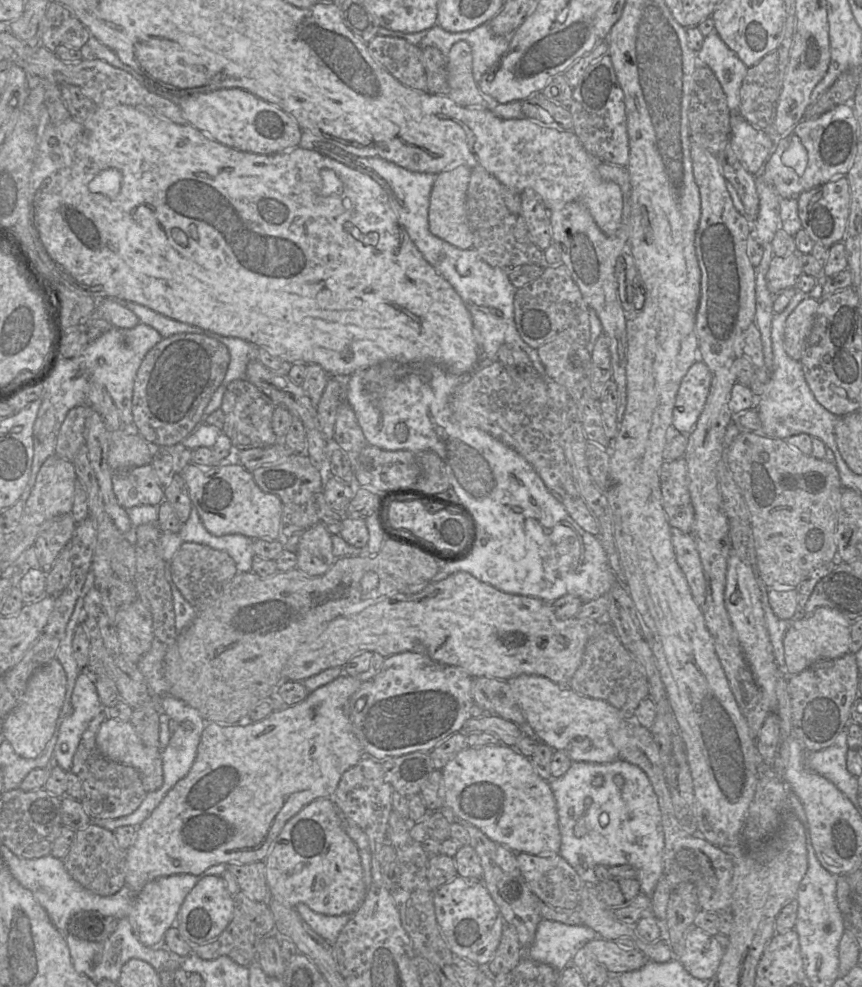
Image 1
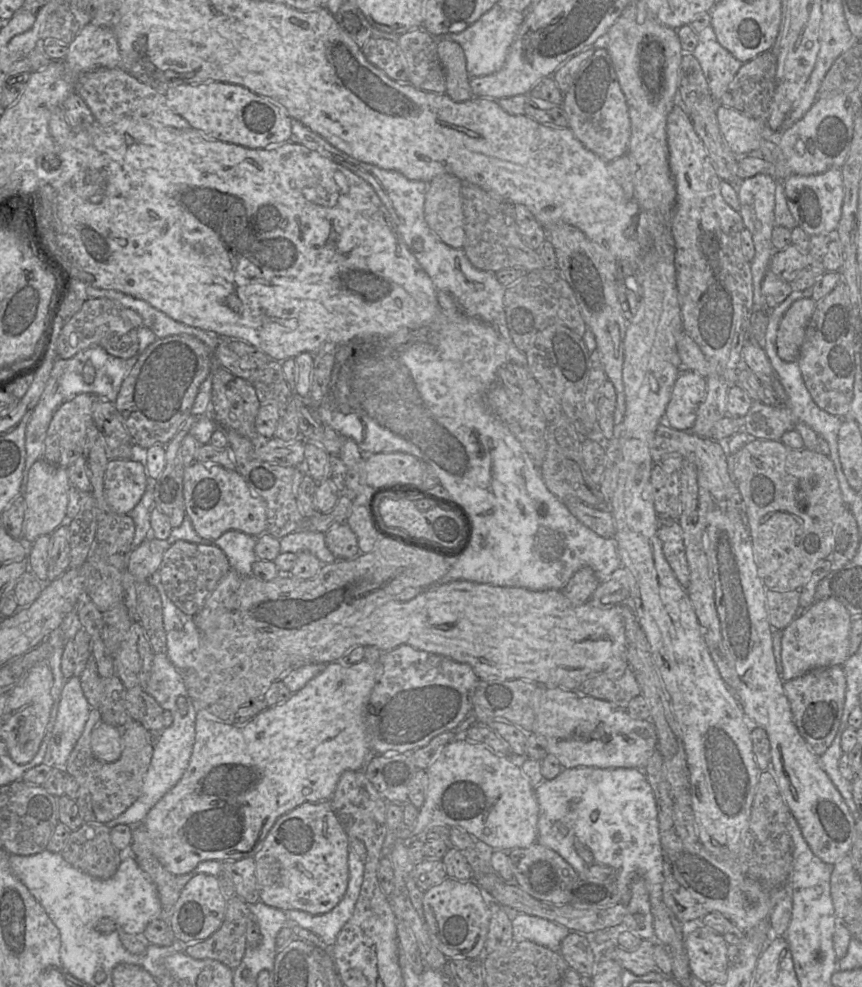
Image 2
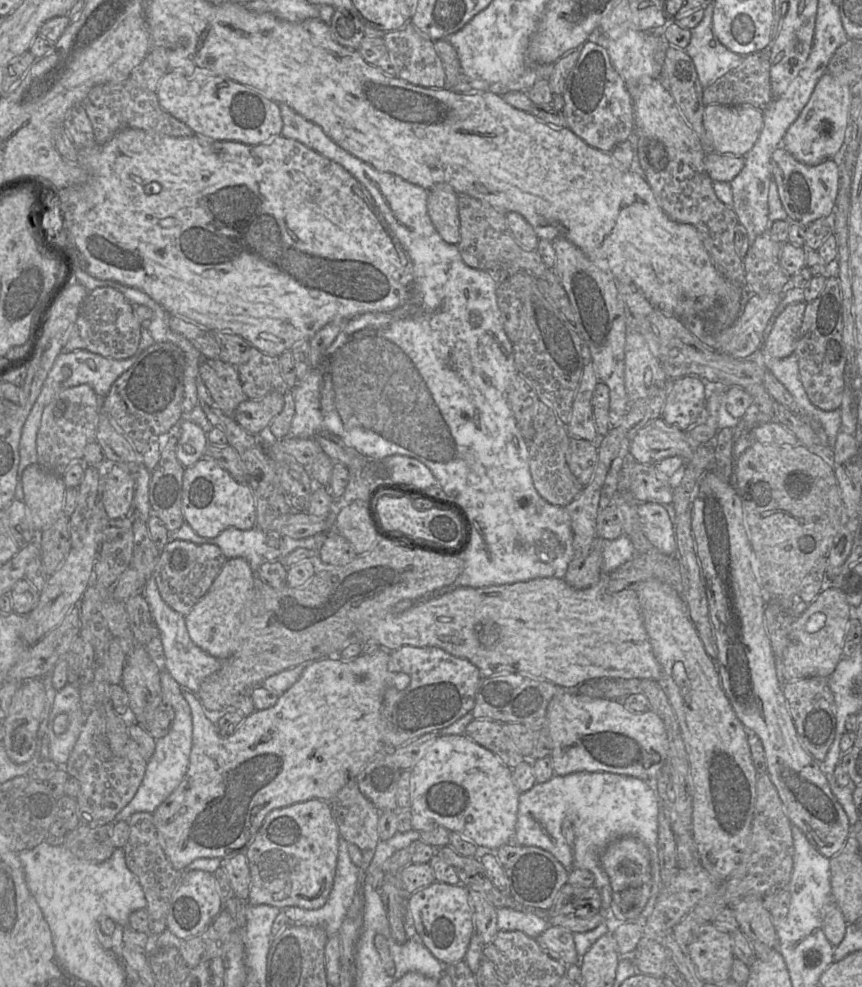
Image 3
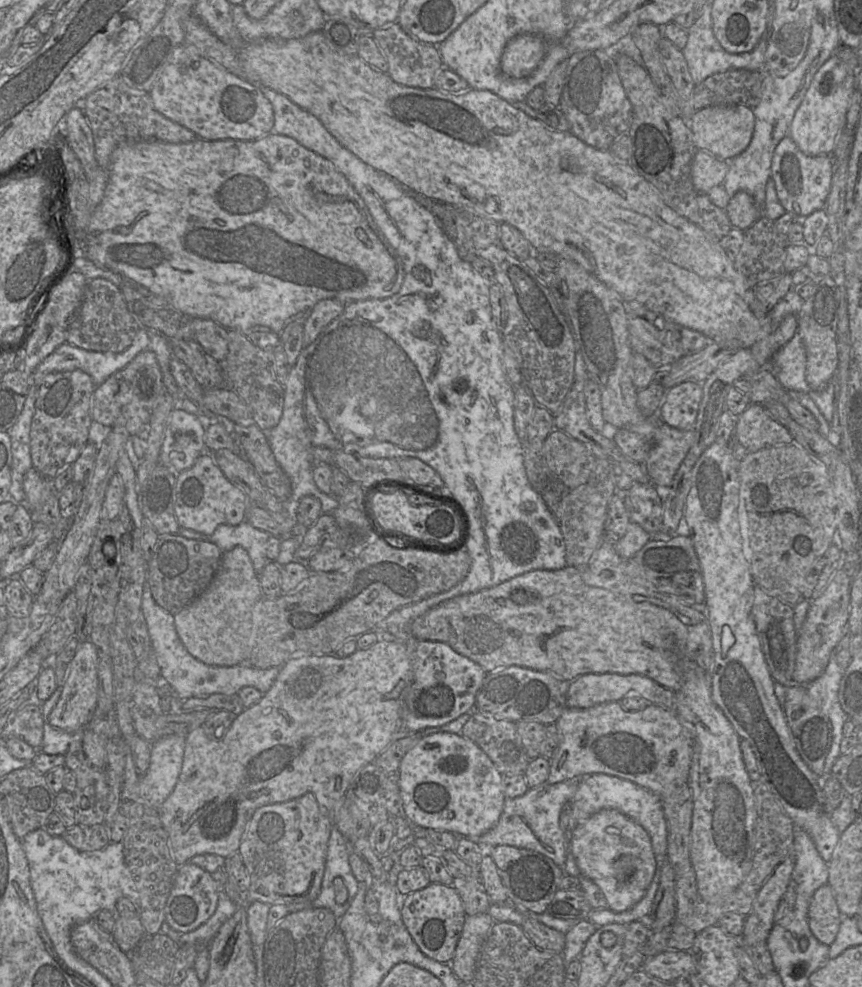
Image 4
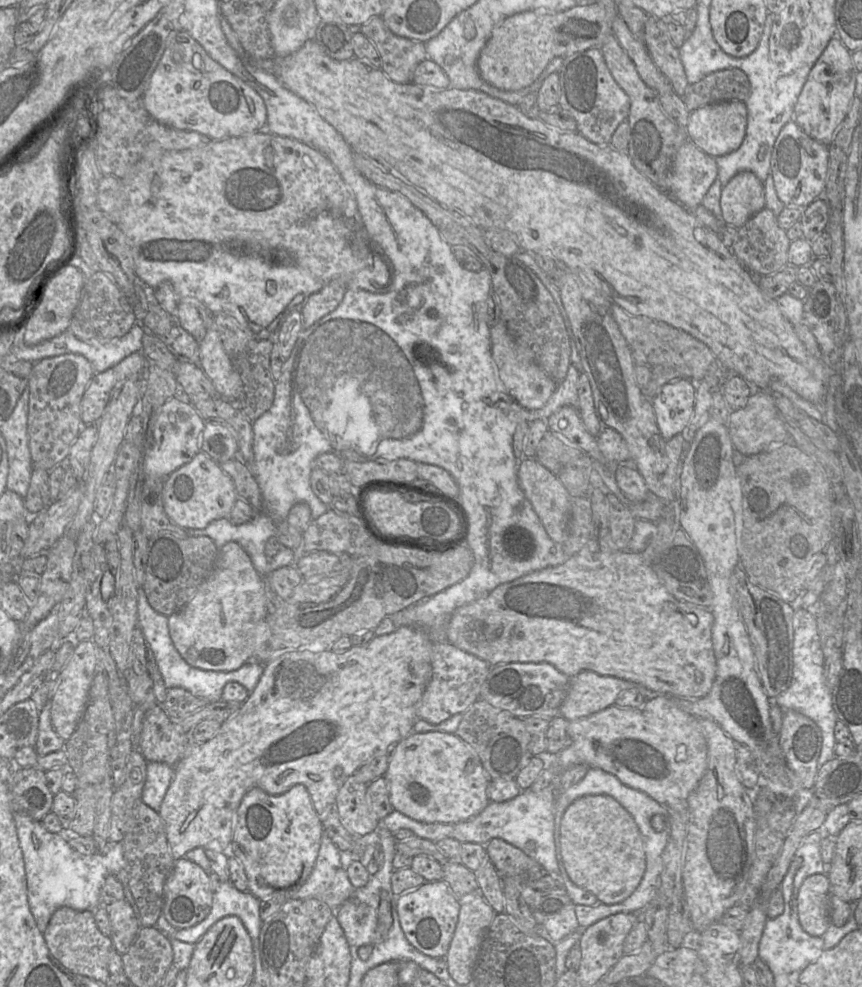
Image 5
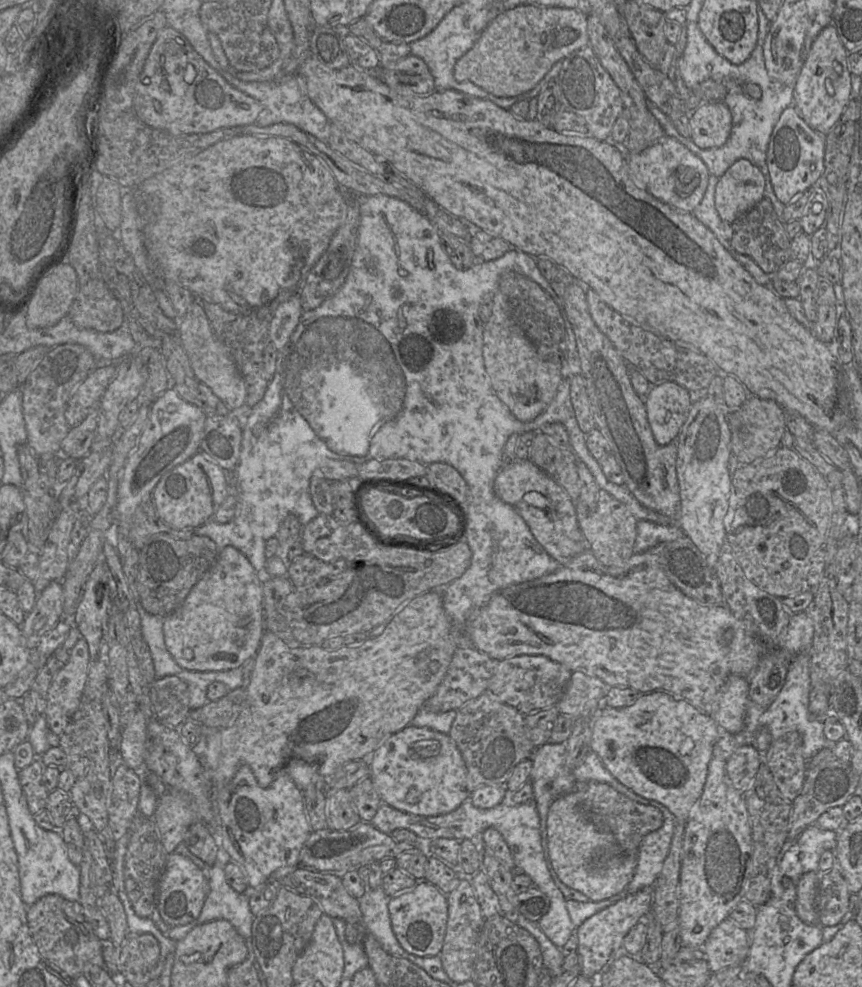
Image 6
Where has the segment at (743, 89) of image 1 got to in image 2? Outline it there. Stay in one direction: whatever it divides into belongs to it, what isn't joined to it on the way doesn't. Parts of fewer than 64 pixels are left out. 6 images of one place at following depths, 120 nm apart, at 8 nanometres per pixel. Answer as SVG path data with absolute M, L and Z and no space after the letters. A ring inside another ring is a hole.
M772 51L759 54L741 65L717 102L748 117L766 121L771 113L776 71L777 56Z

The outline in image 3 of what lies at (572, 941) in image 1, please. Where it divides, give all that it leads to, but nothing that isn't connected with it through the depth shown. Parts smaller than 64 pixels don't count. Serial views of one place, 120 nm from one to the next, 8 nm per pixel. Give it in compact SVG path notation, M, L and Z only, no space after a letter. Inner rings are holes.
M497 908L497 915L499 930L521 931L534 939L552 926L548 920L528 911Z

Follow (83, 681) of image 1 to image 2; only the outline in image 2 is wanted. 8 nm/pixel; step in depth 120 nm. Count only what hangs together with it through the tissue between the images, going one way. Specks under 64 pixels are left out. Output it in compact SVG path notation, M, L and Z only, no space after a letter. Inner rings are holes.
M71 677L61 692L57 717L48 743L54 767L65 769L66 762L84 730L90 710L80 678Z

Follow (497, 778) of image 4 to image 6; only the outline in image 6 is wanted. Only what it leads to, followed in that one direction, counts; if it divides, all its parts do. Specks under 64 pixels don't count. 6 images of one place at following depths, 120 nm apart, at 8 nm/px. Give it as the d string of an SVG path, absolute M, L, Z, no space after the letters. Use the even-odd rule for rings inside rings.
M408 725L388 737L370 756L370 778L381 803L406 813L438 816L456 810L473 791L468 789L467 768L461 752L448 735Z

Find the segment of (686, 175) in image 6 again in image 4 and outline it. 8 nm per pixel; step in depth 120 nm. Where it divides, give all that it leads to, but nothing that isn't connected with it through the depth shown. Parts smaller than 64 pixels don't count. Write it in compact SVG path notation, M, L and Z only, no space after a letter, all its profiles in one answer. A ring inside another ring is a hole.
M696 150L690 165L694 188L707 194L710 189L721 185L729 170L729 161L720 160L708 152Z

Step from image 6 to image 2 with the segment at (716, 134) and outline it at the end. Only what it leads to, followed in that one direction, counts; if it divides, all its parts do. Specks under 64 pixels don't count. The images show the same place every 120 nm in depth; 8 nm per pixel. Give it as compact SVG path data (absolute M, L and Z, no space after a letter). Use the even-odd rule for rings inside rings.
M722 105L716 109L716 118L723 139L736 156L762 158L758 148L760 142L764 140L761 131L766 121L748 117Z

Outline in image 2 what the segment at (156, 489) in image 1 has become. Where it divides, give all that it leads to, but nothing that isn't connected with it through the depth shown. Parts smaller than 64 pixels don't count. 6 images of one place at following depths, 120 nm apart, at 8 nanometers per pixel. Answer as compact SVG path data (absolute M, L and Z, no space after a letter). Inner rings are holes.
M110 459L104 476L106 500L114 512L128 515L142 499L149 484L140 460Z

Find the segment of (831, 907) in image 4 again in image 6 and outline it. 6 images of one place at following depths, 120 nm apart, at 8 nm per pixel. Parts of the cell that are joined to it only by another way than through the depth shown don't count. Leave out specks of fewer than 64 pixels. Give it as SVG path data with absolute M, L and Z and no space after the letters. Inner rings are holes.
M821 873L804 874L797 886L796 912L800 920L806 924L819 922L817 912L817 896Z

